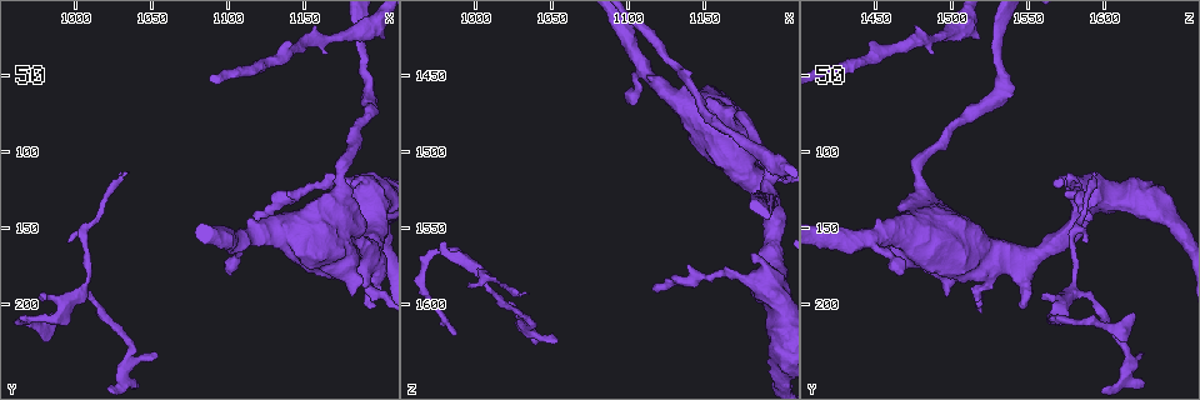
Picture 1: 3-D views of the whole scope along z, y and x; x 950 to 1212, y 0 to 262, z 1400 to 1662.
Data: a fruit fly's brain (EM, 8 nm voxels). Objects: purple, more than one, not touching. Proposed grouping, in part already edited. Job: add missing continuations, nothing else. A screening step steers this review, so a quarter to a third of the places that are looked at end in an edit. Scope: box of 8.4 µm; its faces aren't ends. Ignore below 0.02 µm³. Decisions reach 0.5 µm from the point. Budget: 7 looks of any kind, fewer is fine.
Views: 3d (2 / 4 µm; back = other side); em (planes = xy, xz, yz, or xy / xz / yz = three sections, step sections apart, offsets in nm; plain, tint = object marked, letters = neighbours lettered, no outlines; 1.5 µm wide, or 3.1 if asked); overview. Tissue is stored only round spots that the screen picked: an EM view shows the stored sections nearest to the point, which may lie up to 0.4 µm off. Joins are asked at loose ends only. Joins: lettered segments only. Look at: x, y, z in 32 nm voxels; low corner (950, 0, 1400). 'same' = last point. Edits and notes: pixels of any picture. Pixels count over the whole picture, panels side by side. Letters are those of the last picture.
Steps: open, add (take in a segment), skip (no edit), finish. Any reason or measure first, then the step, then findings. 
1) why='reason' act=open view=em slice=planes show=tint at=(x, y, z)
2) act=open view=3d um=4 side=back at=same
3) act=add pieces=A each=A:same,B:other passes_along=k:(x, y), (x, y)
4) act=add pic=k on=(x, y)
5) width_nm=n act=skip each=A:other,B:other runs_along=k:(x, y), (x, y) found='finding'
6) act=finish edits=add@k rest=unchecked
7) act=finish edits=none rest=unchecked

why='branch stops here' act=open view=em slice=xy step=8 show=tint at=(1034, 114, 1594)

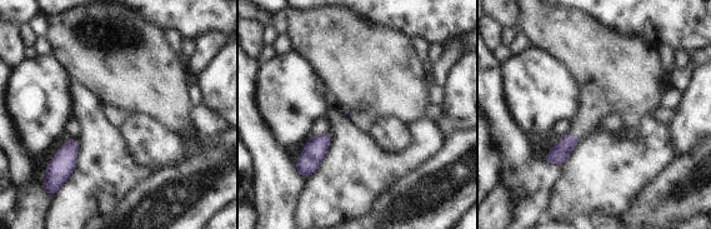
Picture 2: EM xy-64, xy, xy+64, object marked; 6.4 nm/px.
act=open view=em slice=planes show=letters at=same

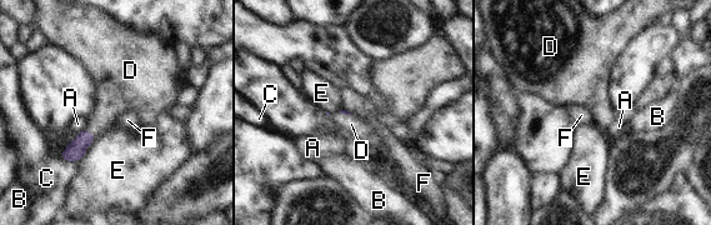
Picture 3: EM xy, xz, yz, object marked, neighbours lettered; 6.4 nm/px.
act=add pieces=D each=A:other,B:other,C:other,D:same,E:other,F:other found='the neuron continues'

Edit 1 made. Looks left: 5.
act=open view=overview

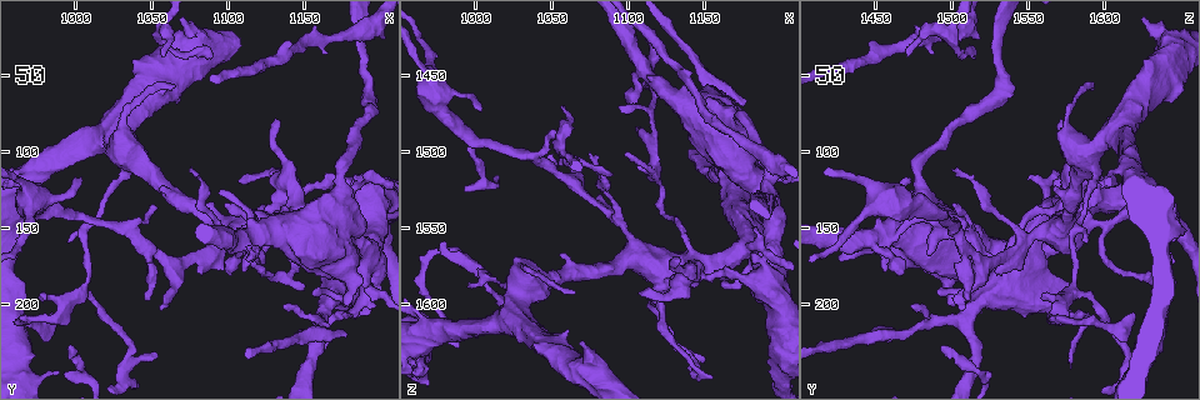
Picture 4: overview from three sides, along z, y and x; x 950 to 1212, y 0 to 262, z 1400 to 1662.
why='an open end' act=open view=em slice=planes show=letters at=(1066, 58, 1592)

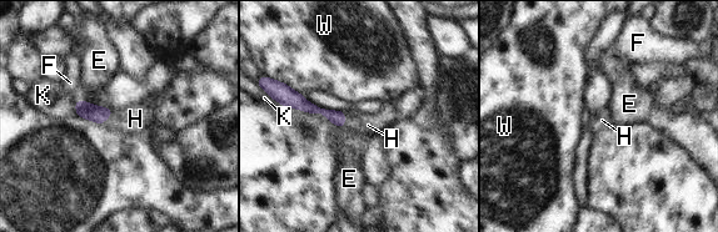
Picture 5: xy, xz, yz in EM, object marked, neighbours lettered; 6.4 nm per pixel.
width_nm=100 act=add pieces=H each=E:other,F:other,H:same,K:other,W:other found='the neuron continues'

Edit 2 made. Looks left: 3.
why='see it whole again' act=open view=overview

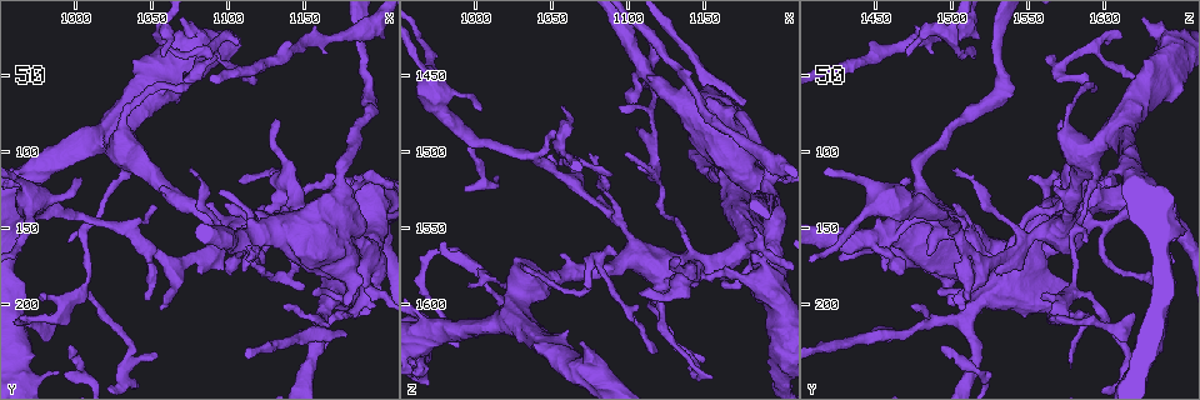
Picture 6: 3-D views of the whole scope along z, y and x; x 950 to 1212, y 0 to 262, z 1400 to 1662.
why='thin end' act=open view=em slice=planes show=letters at=(1060, 36, 1472)

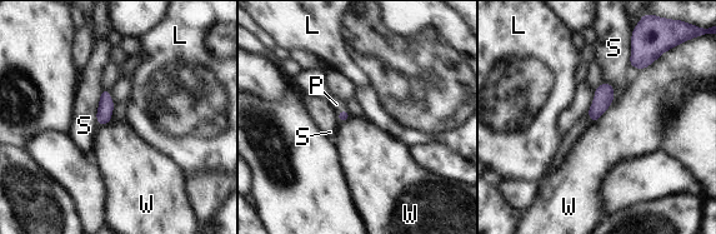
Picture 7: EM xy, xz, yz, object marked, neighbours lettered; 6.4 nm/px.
act=add pieces=P each=L:other,P:same,S:other,W:other passes_along=7:(344, 115), (341, 110), (336, 104) found='the neuron continues'

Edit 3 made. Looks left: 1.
act=finish edits=add@3,add@5,add@7 rest=unchecked

